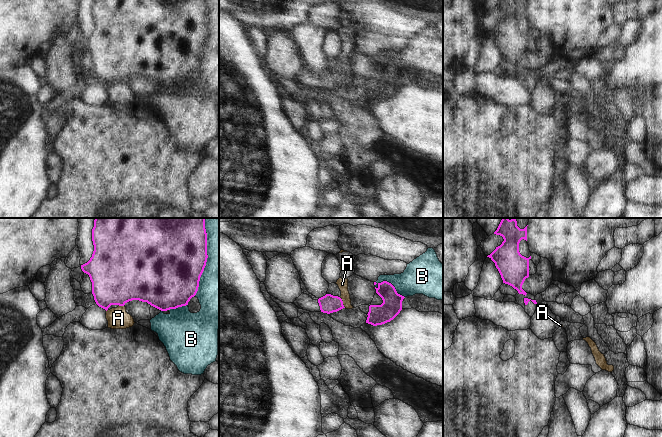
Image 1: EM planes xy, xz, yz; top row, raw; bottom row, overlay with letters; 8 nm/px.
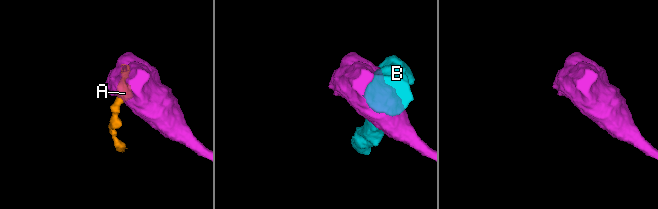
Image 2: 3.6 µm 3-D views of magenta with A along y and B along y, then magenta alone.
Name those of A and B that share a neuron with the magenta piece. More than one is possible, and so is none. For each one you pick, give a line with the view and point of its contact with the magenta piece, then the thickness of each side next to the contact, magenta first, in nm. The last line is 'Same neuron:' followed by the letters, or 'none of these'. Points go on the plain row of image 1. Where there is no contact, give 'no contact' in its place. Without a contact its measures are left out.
Same neuron: none of these

